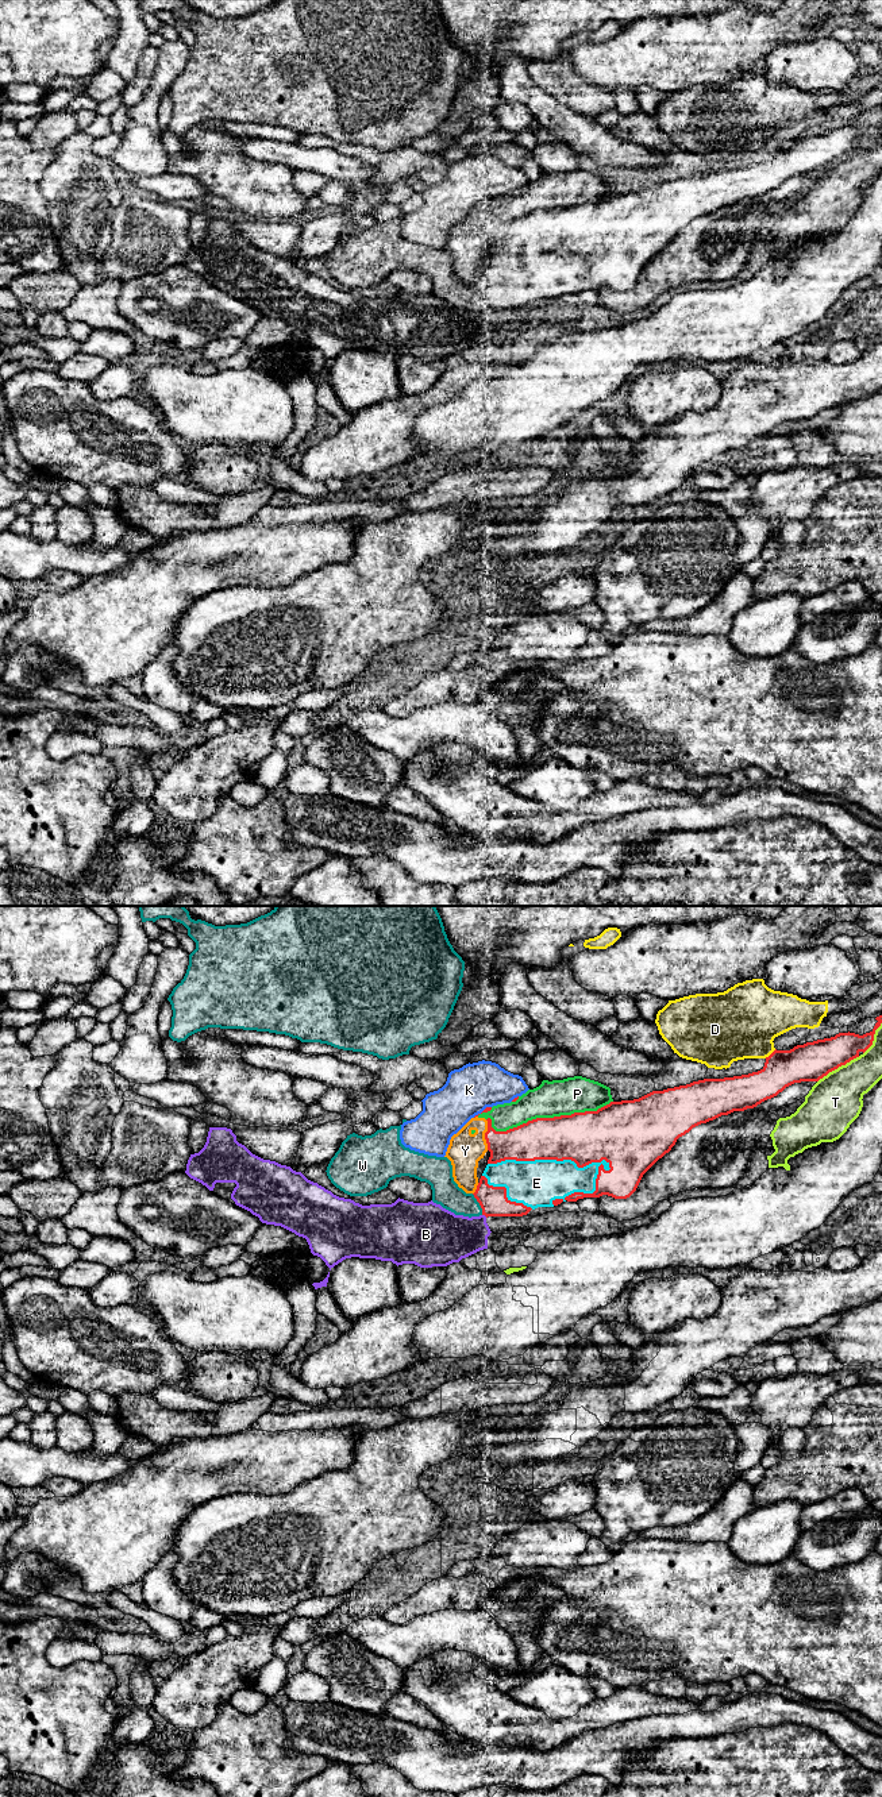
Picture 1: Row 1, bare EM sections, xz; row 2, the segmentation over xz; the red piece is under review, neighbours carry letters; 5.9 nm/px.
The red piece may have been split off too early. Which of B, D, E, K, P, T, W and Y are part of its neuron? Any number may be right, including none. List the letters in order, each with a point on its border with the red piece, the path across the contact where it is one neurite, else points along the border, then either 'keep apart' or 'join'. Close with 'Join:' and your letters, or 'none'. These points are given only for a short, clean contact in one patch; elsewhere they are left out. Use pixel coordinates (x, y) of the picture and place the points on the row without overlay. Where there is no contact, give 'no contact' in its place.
B: xz (485, 308) | keep apart
D: xz (771, 146) | along xz (775, 142), (765, 150) | keep apart
E: xz (550, 251) | join
K: xz (482, 204) | keep apart
P: xz (546, 211) | keep apart
T: xz (838, 159) | keep apart
W: xz (480, 297) | keep apart
Y: xz (485, 227) | keep apart
Join: E

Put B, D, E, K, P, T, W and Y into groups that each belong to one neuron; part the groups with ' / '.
B / D / E / K / P Y / T / W

